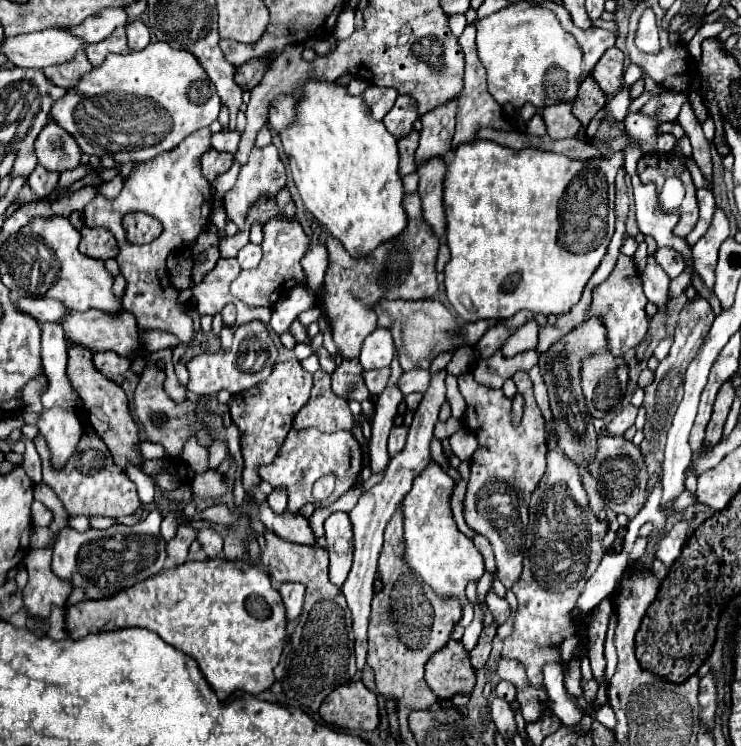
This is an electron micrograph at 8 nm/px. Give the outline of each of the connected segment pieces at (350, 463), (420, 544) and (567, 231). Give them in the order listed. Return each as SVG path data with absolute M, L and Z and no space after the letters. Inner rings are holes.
M309 429L309 431L301 431L301 433L289 431L275 461L269 467L263 467L259 471L259 475L263 481L271 483L275 489L285 489L287 499L289 499L287 509L297 511L305 503L313 503L315 507L329 507L331 503L335 503L335 499L339 499L339 495L343 495L343 491L349 491L351 487L355 487L361 469L363 469L361 445L349 431L337 431L337 433L327 435L327 433L317 431L317 429ZM327 473L337 475L335 491L331 493L331 497L327 501L315 501L311 497L311 485Z
M431 463L415 481L413 489L401 501L403 509L403 539L405 539L405 565L417 573L435 595L445 599L459 599L467 605L465 587L477 583L483 575L483 557L475 549L473 541L463 535L451 511L451 493L455 481L437 465Z
M477 139L475 143L463 143L457 147L453 161L447 167L445 175L445 215L447 215L447 245L451 249L451 261L445 267L445 289L447 299L455 307L457 315L467 321L475 323L481 319L509 319L521 309L529 309L533 313L543 315L563 315L571 311L571 307L581 299L583 287L587 285L587 279L595 273L599 267L607 245L611 241L611 235L615 231L615 173L619 171L623 163L623 153L617 153L613 159L591 159L591 161L573 161L565 155L557 153L543 153L539 149L507 149L503 145L497 145L493 141Z

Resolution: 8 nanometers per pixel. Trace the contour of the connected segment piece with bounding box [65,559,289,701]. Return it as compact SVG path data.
M205 559L205 561L185 561L183 565L177 565L169 571L163 571L159 575L153 575L151 579L145 579L141 583L137 583L137 587L129 587L129 591L119 591L117 595L109 597L109 599L101 599L101 601L81 601L77 605L71 605L67 609L67 617L65 617L65 623L67 623L67 631L71 635L71 639L83 639L87 635L93 635L93 633L103 633L103 631L115 631L117 629L125 629L125 627L143 627L143 629L149 629L149 631L155 631L165 643L173 645L175 649L181 649L185 655L189 655L191 659L197 661L203 677L209 681L209 685L213 687L215 695L225 701L229 699L235 691L245 691L245 693L251 693L251 695L257 695L265 689L269 689L273 683L275 683L275 675L273 675L273 669L275 665L281 661L281 653L283 653L283 647L285 647L285 641L287 641L287 615L285 615L285 607L283 607L283 599L279 595L277 589L273 589L271 585L271 579L267 573L263 573L261 569L253 567L251 563L243 563L243 561L227 561L227 559Z

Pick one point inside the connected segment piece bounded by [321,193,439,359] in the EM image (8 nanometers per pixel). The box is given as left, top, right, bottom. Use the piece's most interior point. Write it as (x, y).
(404, 268)

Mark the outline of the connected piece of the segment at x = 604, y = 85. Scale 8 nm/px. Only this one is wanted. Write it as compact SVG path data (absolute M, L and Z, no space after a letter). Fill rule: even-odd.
M611 47L599 59L599 63L595 65L595 69L591 73L605 95L615 95L621 89L625 89L625 85L623 85L623 57L625 57L623 51L619 51L617 47Z

